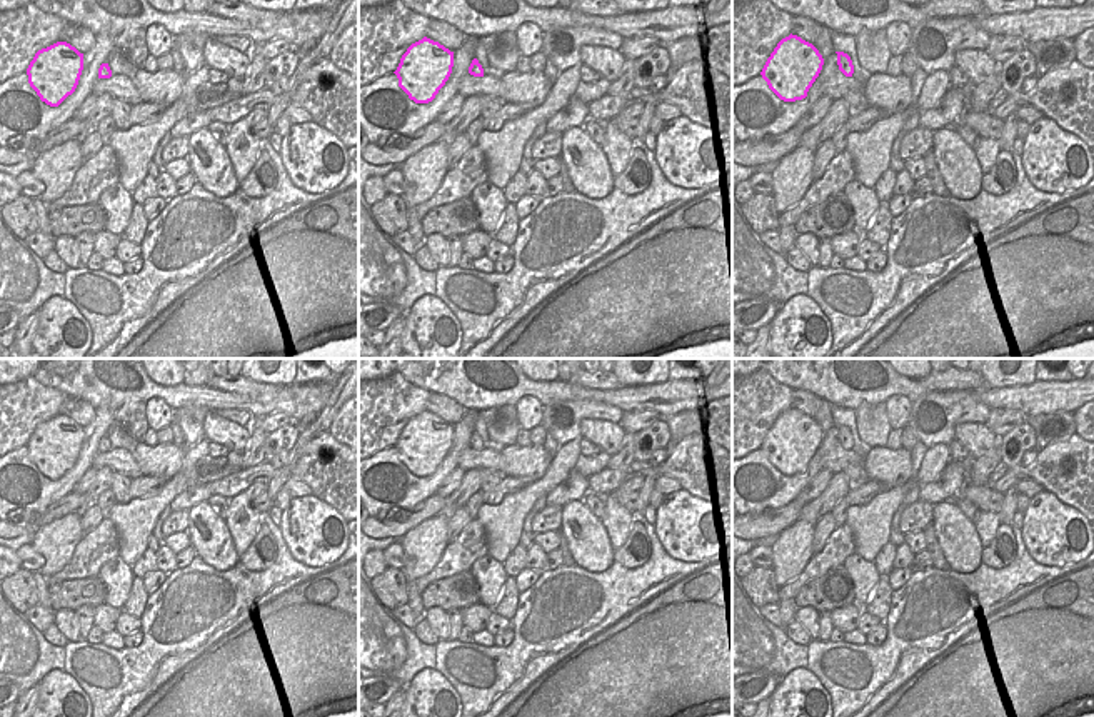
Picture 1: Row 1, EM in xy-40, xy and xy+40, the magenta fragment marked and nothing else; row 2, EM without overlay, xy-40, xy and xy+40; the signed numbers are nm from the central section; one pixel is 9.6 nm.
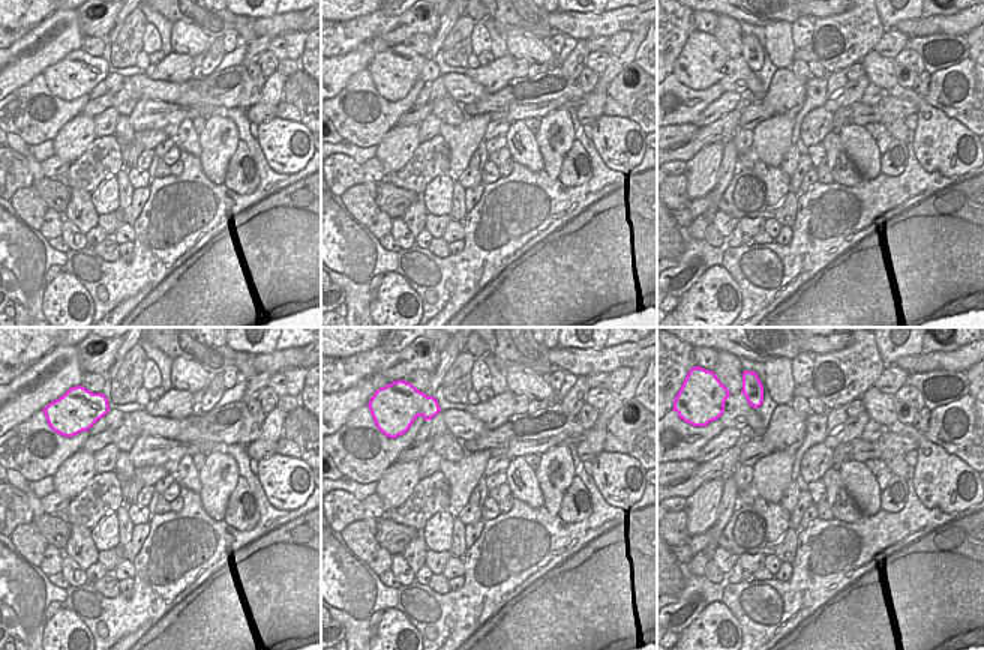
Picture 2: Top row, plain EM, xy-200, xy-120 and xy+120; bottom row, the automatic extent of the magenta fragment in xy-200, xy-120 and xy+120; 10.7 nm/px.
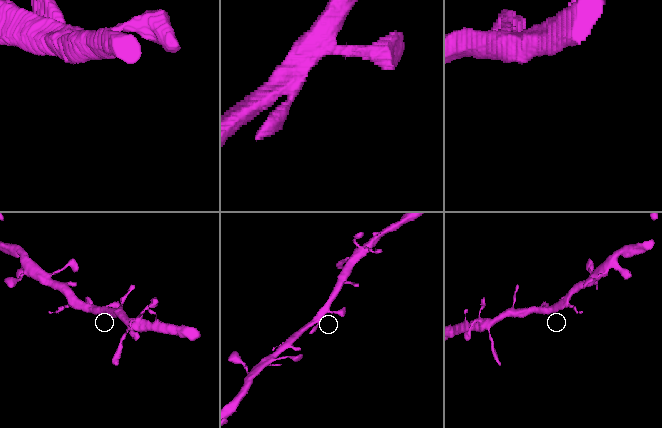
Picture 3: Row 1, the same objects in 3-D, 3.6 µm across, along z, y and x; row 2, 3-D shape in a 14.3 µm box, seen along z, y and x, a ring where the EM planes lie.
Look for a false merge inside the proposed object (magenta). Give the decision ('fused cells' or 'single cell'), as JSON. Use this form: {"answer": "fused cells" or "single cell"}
{"answer": "single cell"}

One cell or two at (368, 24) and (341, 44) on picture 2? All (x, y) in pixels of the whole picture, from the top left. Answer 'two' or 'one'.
one

